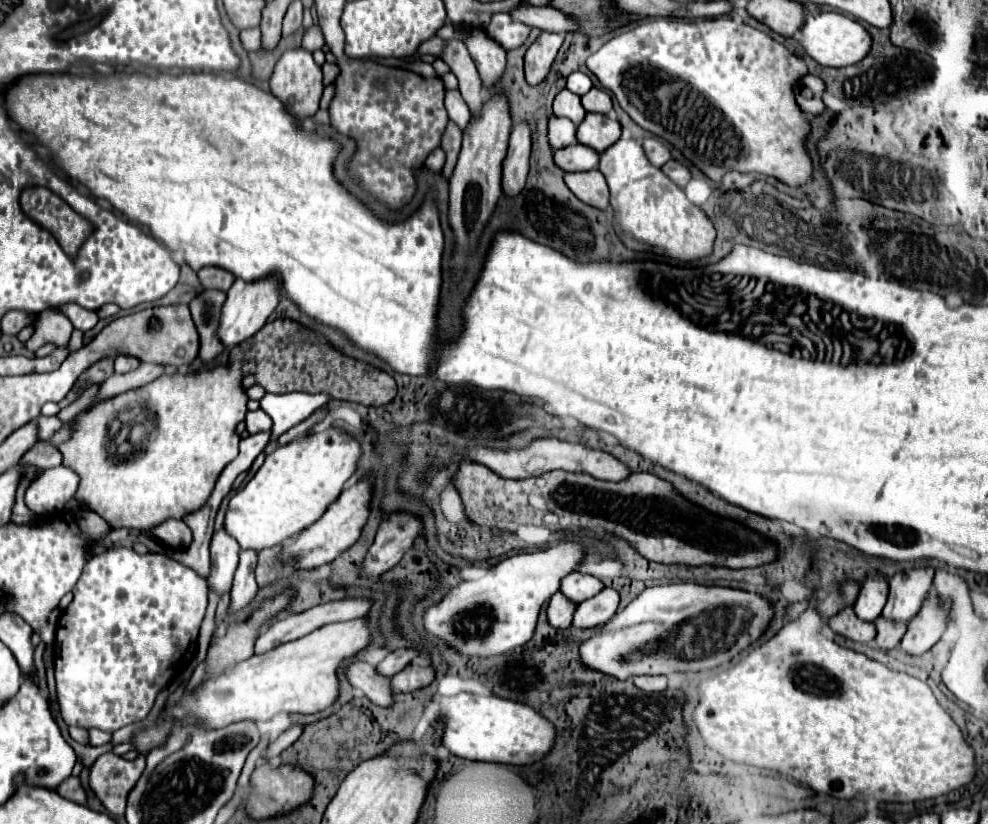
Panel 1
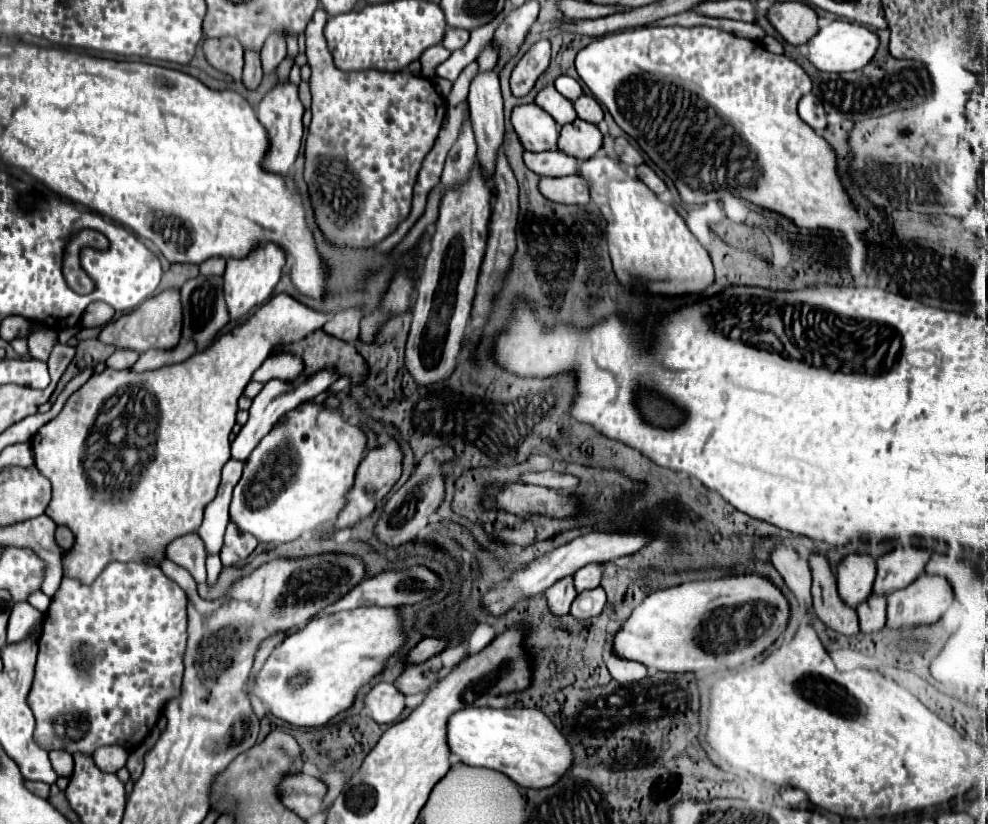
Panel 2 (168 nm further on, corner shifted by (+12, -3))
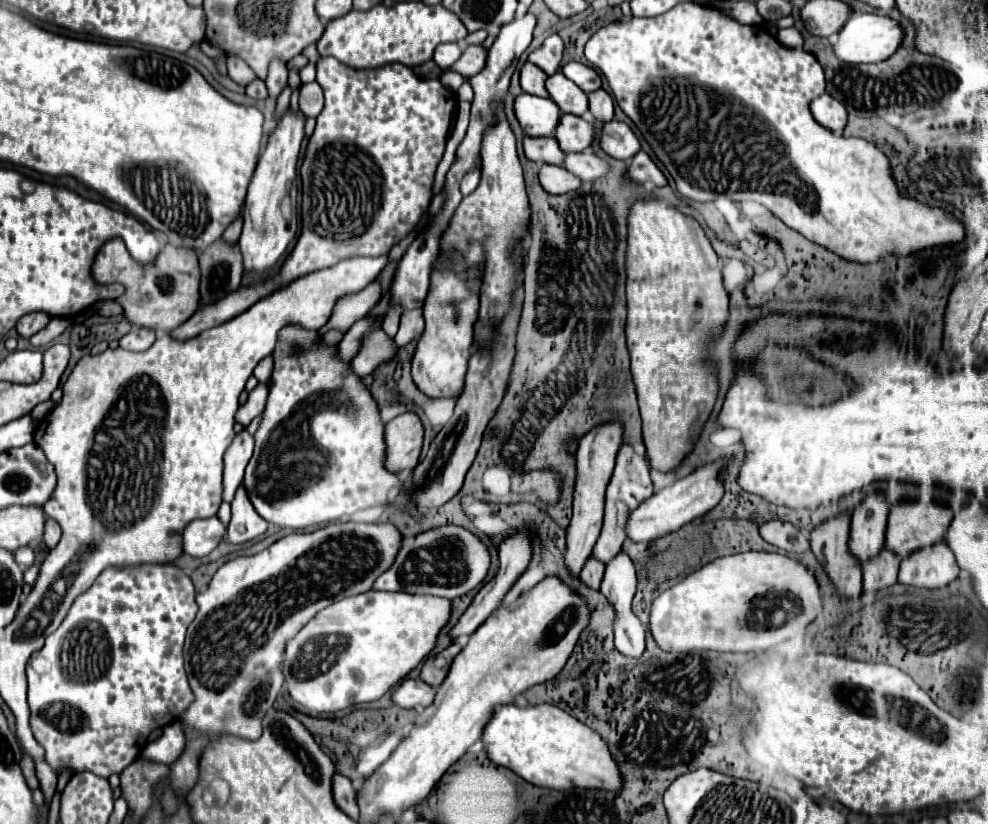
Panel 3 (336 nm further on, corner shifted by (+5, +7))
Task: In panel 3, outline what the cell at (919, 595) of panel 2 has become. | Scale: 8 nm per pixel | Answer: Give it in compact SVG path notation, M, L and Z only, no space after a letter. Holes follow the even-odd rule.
M938 541L938 545L932 545L930 549L910 553L900 565L898 581L904 585L936 589L952 583L958 573L960 569L954 553L950 553L950 547L944 541Z

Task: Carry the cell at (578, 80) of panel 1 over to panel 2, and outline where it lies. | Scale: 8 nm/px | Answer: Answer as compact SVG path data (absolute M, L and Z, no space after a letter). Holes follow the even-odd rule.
M559 77L559 79L555 81L555 89L557 89L563 97L567 97L569 101L575 101L575 99L583 93L579 81L575 81L573 77Z

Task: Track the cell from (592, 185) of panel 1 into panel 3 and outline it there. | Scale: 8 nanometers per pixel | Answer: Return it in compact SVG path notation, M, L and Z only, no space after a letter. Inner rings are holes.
M542 165L538 179L544 185L544 189L552 195L562 195L568 191L574 191L582 183L578 177L574 177L570 171L566 171L564 167L558 167L558 165Z

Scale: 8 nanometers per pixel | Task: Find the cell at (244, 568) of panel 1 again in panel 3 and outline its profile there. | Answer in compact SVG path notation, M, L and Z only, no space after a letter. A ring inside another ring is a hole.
M244 485L238 487L238 493L232 501L232 519L228 523L228 541L252 541L266 533L268 523L258 517L254 505L250 505L250 499L246 497Z

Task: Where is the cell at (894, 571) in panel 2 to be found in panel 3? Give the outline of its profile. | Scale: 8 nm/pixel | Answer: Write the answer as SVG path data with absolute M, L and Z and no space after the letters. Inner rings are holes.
M898 501L890 507L886 545L900 557L908 557L912 551L920 547L928 547L942 541L950 521L952 521L952 509L938 501Z

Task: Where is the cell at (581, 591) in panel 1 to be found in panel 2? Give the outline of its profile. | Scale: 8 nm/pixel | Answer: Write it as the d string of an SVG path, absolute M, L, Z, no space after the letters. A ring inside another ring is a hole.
M591 563L587 567L581 567L575 575L573 575L573 583L575 583L575 591L581 593L585 589L595 589L599 587L601 581L601 567L597 563Z

